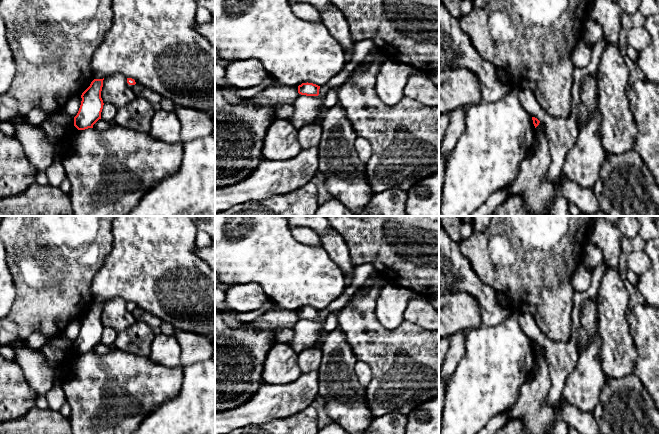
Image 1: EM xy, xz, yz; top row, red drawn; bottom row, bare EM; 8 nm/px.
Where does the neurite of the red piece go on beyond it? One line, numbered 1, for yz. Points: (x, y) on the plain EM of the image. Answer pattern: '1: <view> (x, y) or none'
1: none

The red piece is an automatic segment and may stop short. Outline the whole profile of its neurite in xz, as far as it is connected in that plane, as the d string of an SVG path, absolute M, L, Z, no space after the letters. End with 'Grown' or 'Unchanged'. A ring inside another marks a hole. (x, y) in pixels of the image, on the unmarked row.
M302 307L298 310L298 317L306 320L318 320L320 310L313 307Z. Unchanged

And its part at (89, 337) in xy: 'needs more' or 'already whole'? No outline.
already whole

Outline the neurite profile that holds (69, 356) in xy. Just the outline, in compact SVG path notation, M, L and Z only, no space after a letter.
M74 348L73 349L67 349L62 354L62 359L57 364L57 368L61 372L61 376L63 377L64 381L69 377L72 367L74 365L74 362L77 358L78 354Z

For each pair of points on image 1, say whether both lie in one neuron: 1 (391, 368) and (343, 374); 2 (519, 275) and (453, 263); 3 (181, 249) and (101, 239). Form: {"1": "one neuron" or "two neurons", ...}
{"1": "two neurons", "2": "two neurons", "3": "two neurons"}

